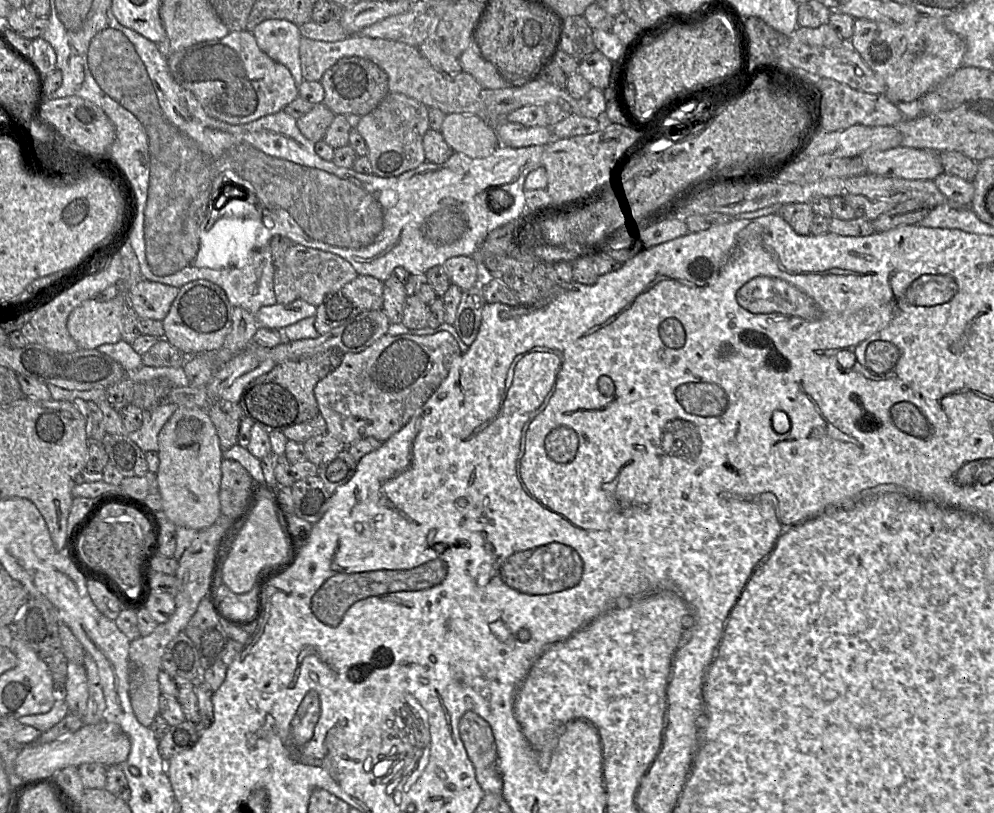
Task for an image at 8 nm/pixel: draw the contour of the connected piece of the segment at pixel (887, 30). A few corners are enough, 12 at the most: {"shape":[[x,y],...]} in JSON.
{"shape":[[855,19],[849,45],[895,105],[962,67],[963,38],[942,19]]}

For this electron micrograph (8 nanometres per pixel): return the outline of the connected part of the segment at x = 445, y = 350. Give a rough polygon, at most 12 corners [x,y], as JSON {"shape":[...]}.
{"shape":[[385,334],[314,388],[327,434],[388,440],[462,354]]}

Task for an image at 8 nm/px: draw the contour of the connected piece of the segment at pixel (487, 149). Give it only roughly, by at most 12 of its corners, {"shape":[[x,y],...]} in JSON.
{"shape":[[446,114],[440,132],[473,159],[499,145],[494,128],[472,114]]}

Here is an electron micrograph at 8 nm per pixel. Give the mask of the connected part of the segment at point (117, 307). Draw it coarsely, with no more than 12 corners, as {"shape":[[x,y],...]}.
{"shape":[[126,293],[88,299],[68,316],[79,350],[121,340]]}

